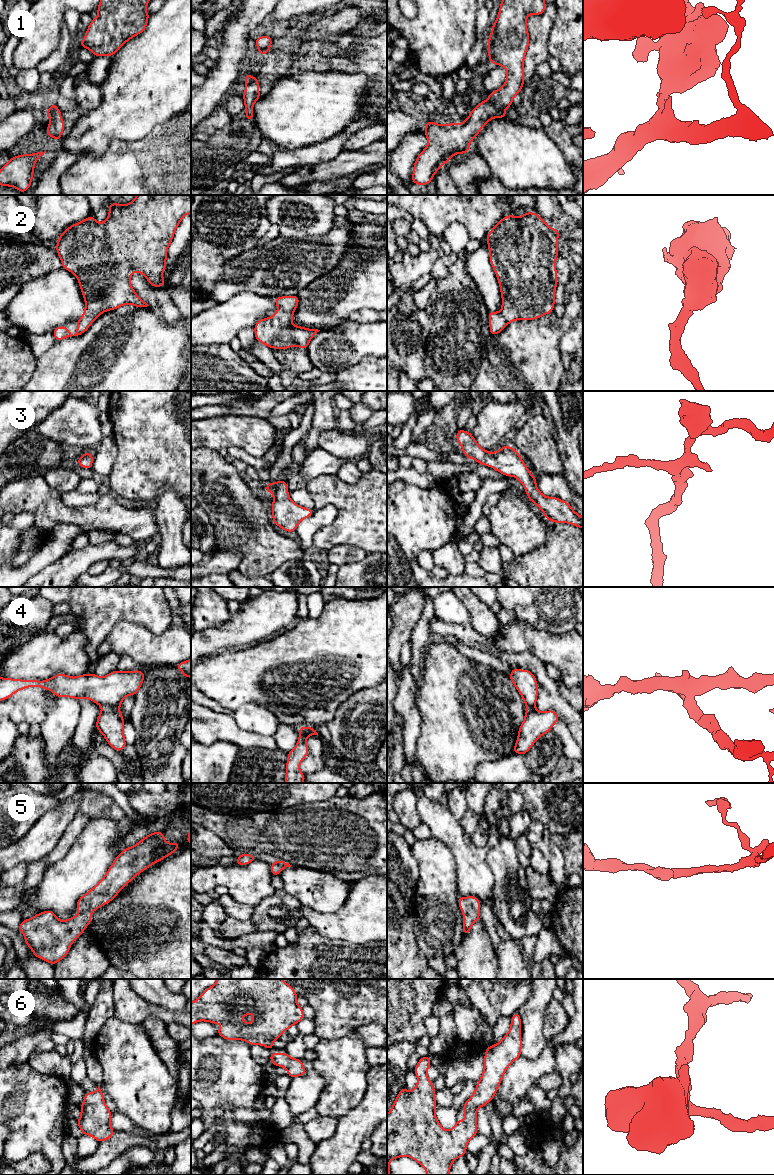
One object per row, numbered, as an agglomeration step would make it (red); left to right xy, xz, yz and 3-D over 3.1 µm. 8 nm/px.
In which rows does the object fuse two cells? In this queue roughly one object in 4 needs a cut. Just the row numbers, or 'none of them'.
4

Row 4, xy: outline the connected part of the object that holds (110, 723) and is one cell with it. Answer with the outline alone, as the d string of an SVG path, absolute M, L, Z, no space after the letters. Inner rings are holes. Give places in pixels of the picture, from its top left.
M103 707L96 728L116 751L124 750L127 743L124 739L124 719L119 709Z

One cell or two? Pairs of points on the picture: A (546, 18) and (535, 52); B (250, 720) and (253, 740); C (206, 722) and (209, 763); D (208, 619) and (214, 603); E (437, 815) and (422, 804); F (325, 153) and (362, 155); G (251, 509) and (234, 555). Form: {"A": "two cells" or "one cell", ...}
{"A": "one cell", "B": "two cells", "C": "two cells", "D": "one cell", "E": "one cell", "F": "two cells", "G": "two cells"}

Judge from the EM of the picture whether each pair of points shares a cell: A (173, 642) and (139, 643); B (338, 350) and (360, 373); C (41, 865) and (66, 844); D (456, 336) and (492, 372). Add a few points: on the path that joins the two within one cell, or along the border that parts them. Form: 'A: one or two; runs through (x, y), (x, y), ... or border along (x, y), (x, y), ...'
A: one; runs through (165, 643), (147, 643)
B: two; border along (375, 356), (364, 356), (355, 364), (336, 374)
C: one; runs through (47, 859), (54, 856), (60, 850)
D: two; border along (487, 338), (481, 366), (473, 380)

